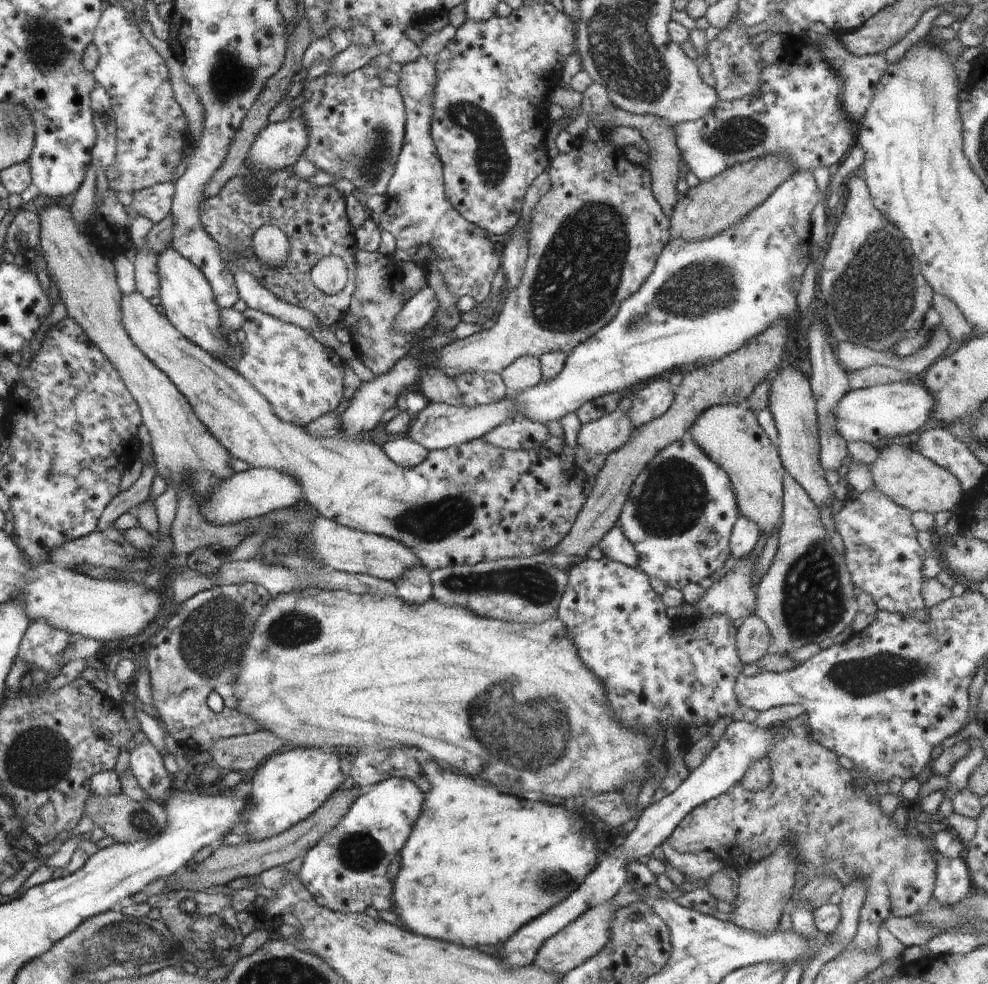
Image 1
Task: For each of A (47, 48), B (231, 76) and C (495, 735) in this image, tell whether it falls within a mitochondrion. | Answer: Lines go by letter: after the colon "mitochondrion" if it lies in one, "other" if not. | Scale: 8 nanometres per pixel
A: mitochondrion
B: mitochondrion
C: mitochondrion

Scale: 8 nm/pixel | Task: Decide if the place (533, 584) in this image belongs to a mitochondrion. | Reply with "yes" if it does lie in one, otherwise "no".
yes

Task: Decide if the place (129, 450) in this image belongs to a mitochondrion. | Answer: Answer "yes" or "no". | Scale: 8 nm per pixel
no

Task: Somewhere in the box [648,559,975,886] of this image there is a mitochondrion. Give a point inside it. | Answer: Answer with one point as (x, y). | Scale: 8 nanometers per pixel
(874, 674)

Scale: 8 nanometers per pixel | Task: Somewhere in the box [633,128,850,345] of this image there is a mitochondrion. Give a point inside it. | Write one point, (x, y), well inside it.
(709, 284)

